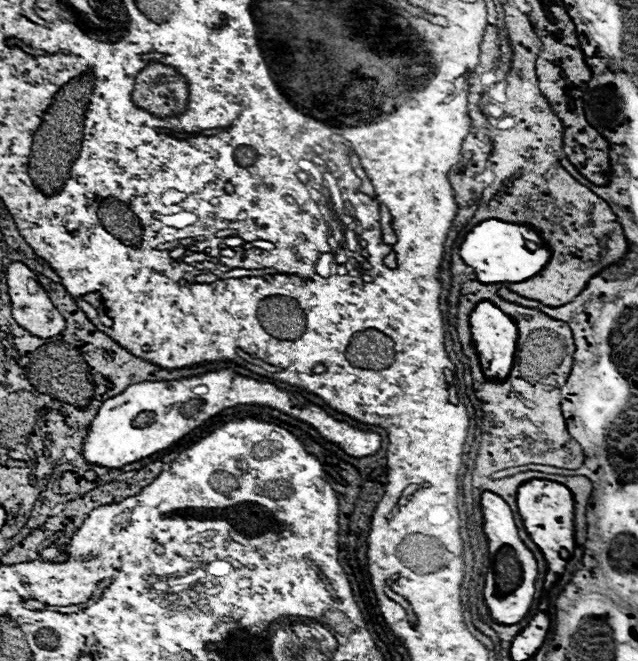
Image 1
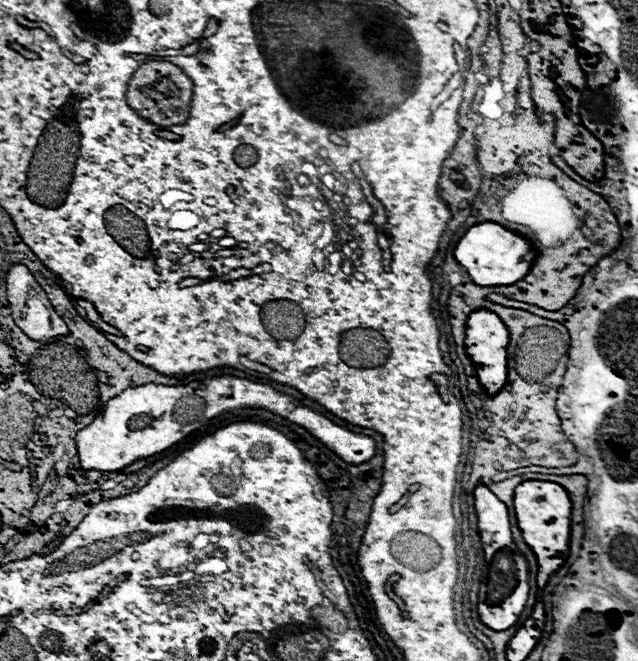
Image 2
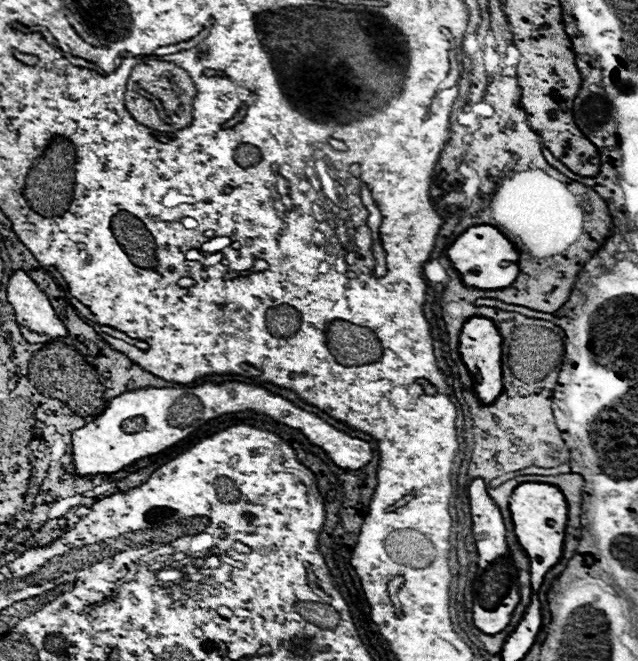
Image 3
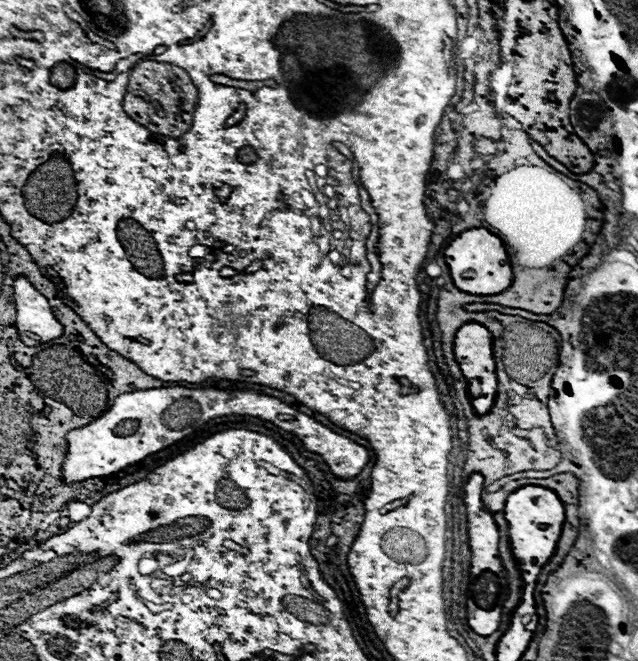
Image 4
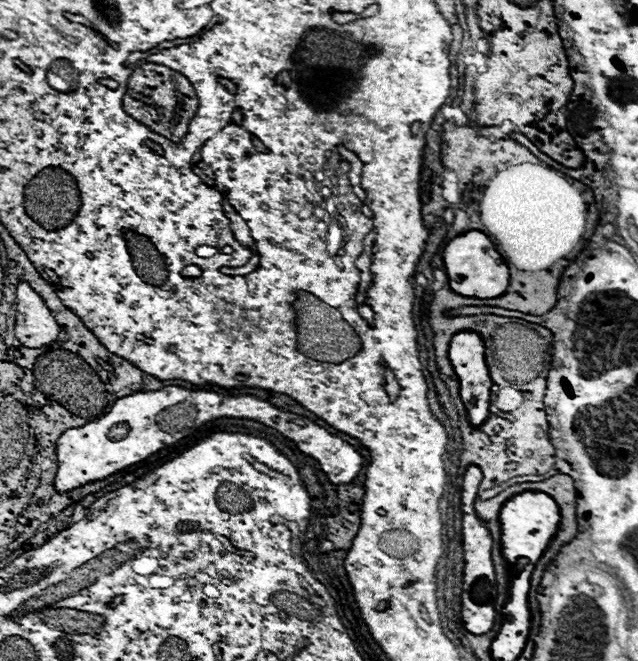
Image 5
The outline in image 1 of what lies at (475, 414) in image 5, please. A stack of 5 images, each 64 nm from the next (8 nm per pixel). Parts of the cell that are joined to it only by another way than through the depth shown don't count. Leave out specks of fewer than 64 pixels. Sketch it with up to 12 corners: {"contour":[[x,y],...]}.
{"contour":[[490,302],[470,314],[484,376],[504,382],[516,324]]}

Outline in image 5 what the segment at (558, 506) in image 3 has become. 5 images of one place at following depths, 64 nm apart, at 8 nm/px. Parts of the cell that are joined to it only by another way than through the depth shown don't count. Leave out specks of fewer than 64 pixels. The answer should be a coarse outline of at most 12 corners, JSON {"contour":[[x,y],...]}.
{"contour":[[542,492],[500,510],[502,556],[521,568],[501,613],[528,610],[534,564],[560,522]]}

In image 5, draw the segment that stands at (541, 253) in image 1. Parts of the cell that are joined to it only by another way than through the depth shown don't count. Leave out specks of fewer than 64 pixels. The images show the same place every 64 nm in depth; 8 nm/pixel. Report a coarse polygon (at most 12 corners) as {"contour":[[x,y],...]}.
{"contour":[[480,230],[442,252],[448,286],[460,296],[496,298],[510,272]]}

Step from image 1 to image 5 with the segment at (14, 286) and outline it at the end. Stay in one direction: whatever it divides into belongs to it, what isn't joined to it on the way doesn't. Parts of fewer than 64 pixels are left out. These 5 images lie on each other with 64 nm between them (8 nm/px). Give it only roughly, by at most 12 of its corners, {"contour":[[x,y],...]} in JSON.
{"contour":[[28,282],[16,286],[16,338],[54,342],[60,328]]}

